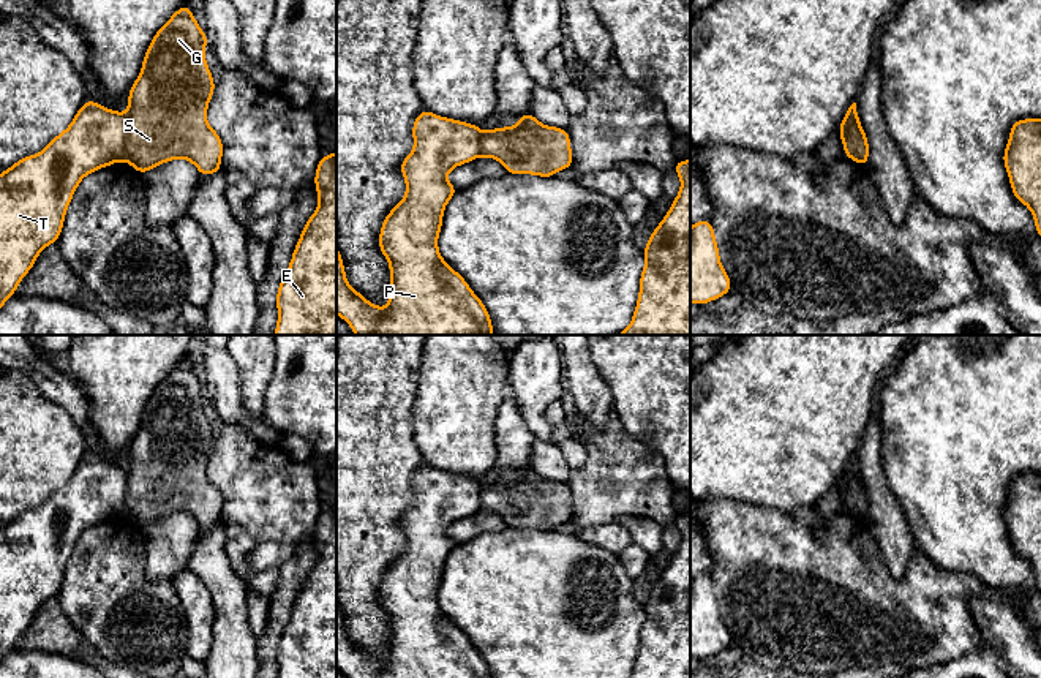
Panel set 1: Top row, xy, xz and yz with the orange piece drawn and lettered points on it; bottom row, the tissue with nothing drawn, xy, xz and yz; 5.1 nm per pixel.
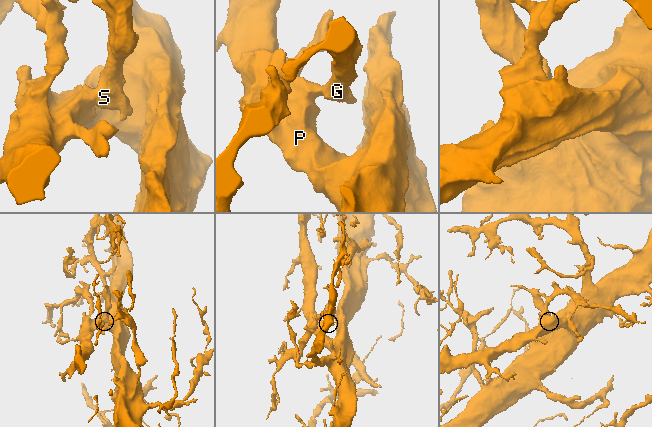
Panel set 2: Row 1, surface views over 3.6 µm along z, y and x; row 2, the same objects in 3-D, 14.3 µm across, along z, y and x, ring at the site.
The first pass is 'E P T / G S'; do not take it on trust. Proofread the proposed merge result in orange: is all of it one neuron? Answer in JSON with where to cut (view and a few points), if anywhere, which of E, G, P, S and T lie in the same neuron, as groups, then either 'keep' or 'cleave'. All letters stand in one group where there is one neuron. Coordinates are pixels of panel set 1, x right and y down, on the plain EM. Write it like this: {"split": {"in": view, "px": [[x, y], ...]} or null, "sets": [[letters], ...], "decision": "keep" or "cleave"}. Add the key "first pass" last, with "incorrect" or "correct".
{"split": {"in": "xy", "px": [[127, 470], [124, 512]]}, "sets": [["E", "P", "T"], ["G", "S"]], "decision": "cleave", "first pass": "correct"}

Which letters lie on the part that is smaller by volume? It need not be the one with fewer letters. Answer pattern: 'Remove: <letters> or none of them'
Remove: G, S

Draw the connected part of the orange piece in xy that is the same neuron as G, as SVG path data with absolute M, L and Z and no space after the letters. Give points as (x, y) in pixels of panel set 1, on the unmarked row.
M188 360L179 362L155 387L128 447L125 515L137 526L145 528L175 512L191 515L201 529L221 523L223 495L207 477L207 460L216 439L204 409L207 398L205 386Z

